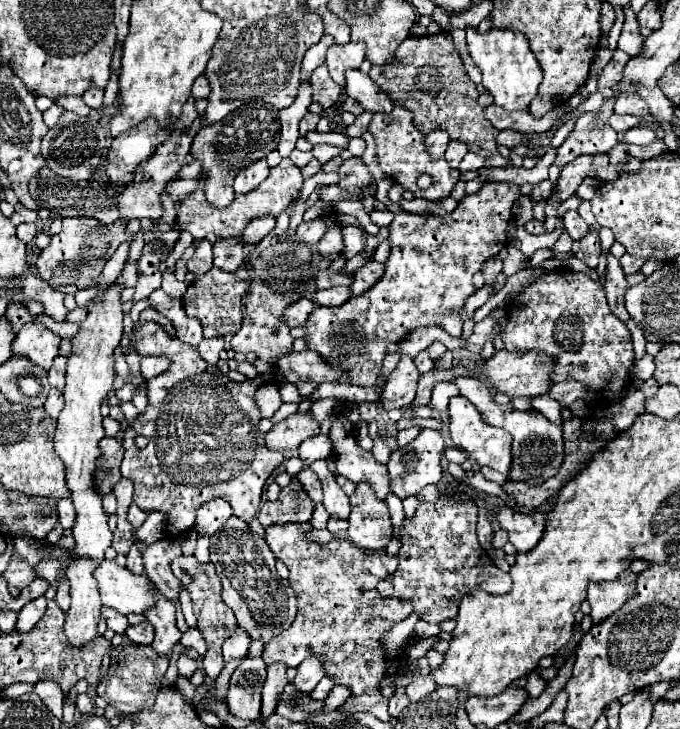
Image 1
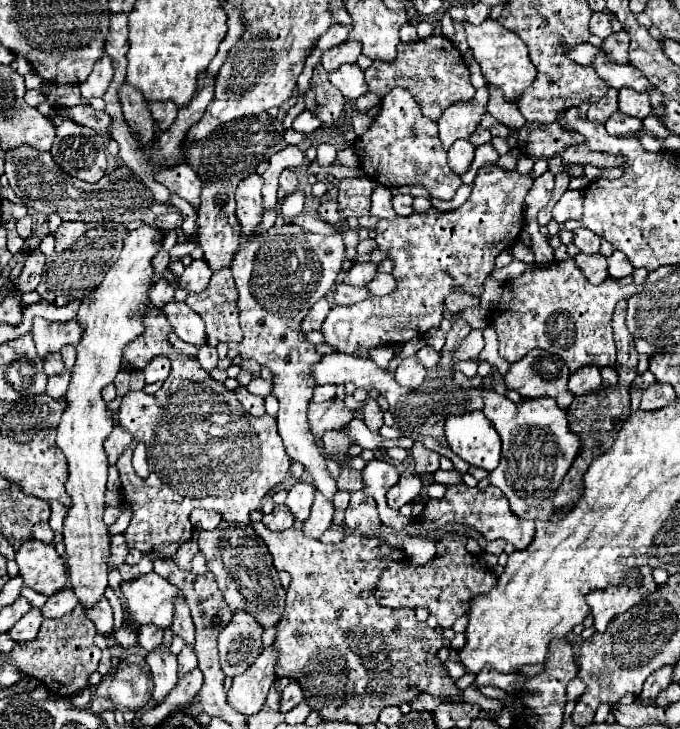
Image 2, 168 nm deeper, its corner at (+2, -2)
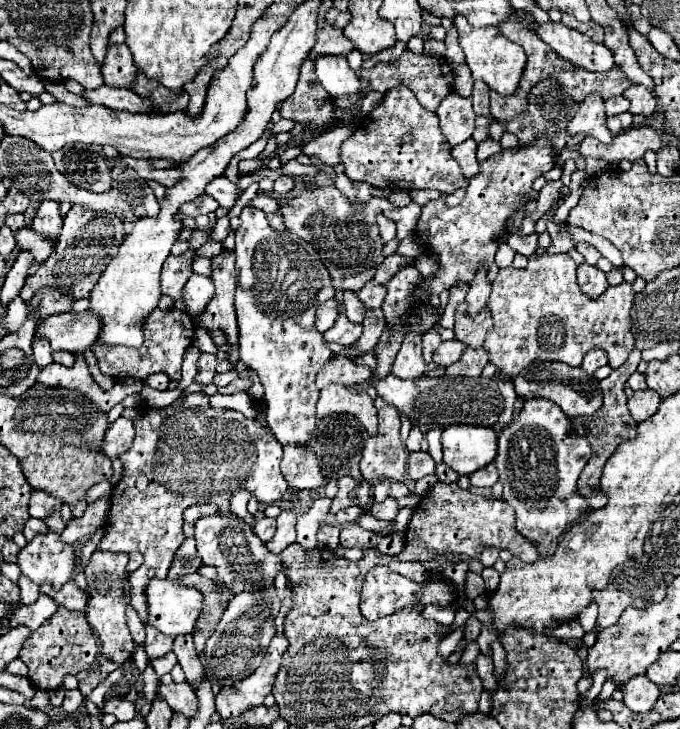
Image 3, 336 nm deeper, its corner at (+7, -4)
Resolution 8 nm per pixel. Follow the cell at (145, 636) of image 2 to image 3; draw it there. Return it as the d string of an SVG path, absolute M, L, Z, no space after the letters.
M145 626L145 632L147 632L147 638L145 638L145 652L147 656L153 660L153 658L159 658L159 656L165 656L167 652L171 652L171 642L173 638L161 634L157 628L153 626Z

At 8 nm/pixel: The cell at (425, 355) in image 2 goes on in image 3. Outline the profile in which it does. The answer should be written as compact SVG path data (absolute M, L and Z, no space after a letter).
M425 332L423 334L423 358L427 364L431 362L433 352L439 348L439 344L441 344L441 338L437 332Z

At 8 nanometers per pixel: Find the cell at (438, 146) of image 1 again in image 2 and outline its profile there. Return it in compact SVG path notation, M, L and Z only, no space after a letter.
M478 88L470 102L458 102L446 108L438 120L442 148L448 150L458 139L469 139L482 120L488 102L488 88Z

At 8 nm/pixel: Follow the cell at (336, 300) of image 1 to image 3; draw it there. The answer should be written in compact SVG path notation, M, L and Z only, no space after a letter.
M367 282L367 286L363 286L363 288L357 292L357 298L365 304L367 310L381 308L383 298L385 298L385 286L381 286L381 284L373 284L373 282Z

